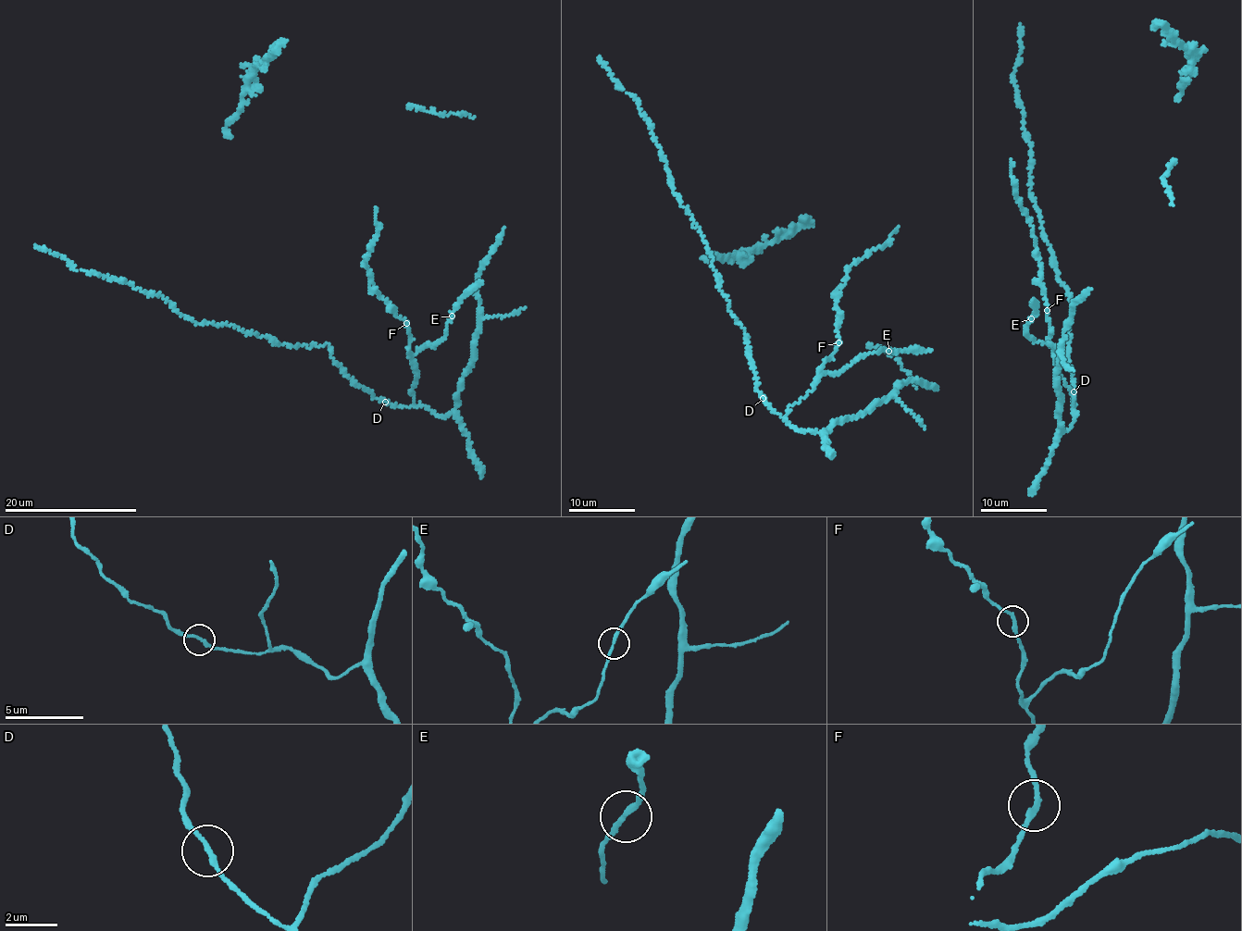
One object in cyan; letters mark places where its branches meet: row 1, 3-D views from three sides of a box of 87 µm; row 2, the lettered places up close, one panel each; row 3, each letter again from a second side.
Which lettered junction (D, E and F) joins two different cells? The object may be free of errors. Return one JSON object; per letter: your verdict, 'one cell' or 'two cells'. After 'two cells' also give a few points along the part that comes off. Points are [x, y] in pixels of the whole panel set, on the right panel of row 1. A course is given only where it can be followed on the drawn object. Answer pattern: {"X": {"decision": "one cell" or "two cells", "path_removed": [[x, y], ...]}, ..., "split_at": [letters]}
{"D": {"decision": "one cell"}, "E": {"decision": "one cell"}, "F": {"decision": "one cell"}, "split_at": []}

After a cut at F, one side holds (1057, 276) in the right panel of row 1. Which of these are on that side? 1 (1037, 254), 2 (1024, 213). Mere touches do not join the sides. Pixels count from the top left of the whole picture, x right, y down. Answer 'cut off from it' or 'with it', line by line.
1: cut off from it
2: cut off from it

